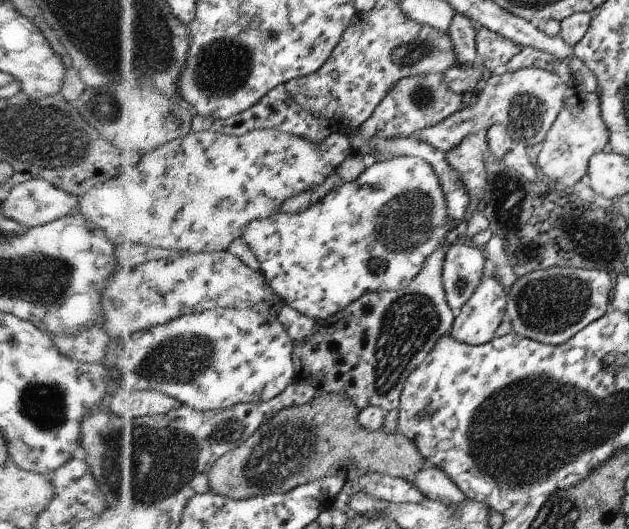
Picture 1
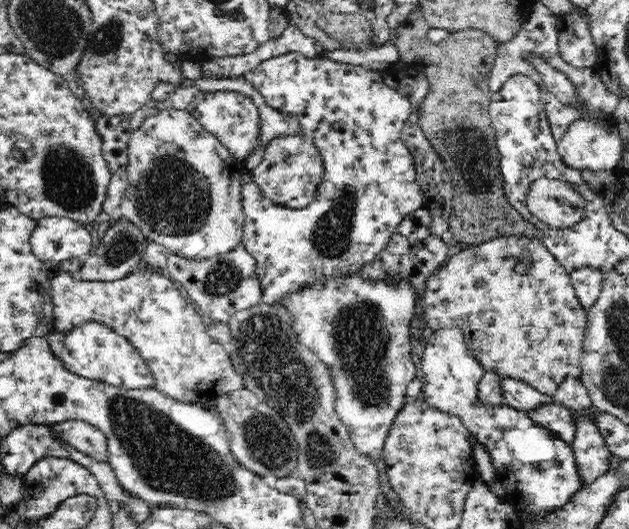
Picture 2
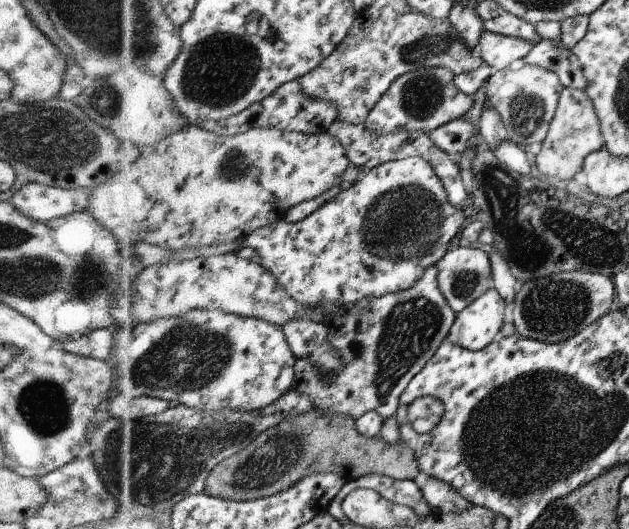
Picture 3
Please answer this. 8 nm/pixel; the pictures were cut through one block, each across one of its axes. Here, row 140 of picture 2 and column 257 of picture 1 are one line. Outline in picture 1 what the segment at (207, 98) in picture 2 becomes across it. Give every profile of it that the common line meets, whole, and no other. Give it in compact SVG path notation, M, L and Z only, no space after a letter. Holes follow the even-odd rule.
M398 155L390 160L368 162L365 172L357 180L343 182L333 192L329 192L321 202L313 204L311 208L307 208L301 214L289 214L289 212L279 210L279 212L273 212L273 216L269 216L269 218L257 218L257 220L253 220L243 230L242 239L247 242L249 248L253 250L253 254L261 262L262 272L271 288L277 292L277 296L281 296L289 307L301 312L301 314L305 314L316 321L323 321L338 314L341 310L347 308L347 306L353 305L359 298L364 297L369 292L395 291L408 286L409 282L412 282L412 279L420 273L425 258L428 258L429 254L432 254L433 250L441 244L443 238L445 238L445 232L451 230L451 222L447 220L447 214L448 210L445 206L444 194L432 167L415 155Z

